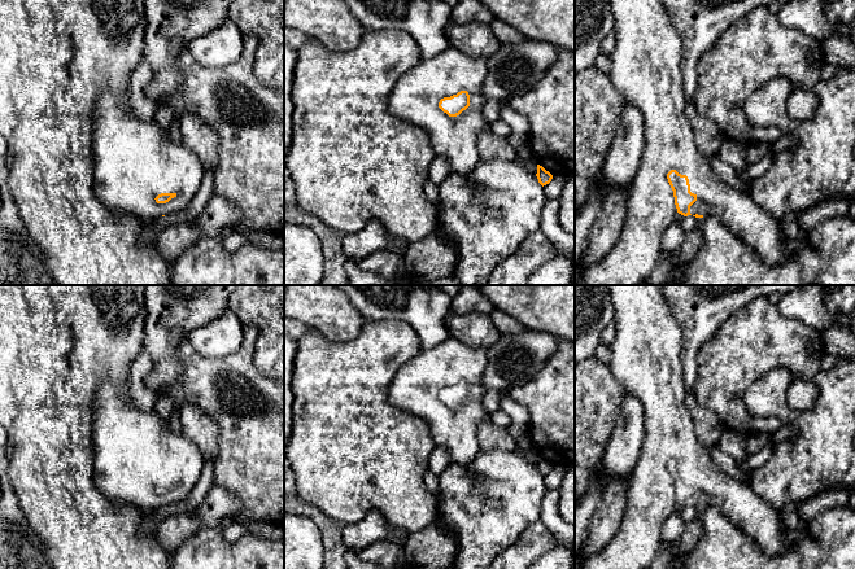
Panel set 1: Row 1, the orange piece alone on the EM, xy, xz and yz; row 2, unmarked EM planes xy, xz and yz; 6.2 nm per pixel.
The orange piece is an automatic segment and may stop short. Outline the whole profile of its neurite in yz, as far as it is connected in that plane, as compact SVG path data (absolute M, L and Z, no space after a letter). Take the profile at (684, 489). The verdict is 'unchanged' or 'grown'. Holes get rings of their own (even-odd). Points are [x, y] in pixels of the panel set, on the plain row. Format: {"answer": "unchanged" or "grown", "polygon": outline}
{"answer": "grown", "polygon": "M608 285L615 307L615 340L610 345L610 368L625 393L634 395L644 407L645 438L641 456L632 473L632 486L627 495L627 508L610 543L597 555L584 561L583 569L647 569L663 543L663 526L672 513L693 505L717 507L736 526L750 535L759 548L771 557L798 550L806 533L789 531L781 525L778 511L762 499L749 483L725 474L712 460L708 448L697 435L695 424L688 408L690 393L684 380L684 360L680 356L682 331L672 314L663 290L658 285Z"}

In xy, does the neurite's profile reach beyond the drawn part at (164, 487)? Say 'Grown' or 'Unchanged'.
Grown

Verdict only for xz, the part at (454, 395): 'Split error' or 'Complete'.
Split error

